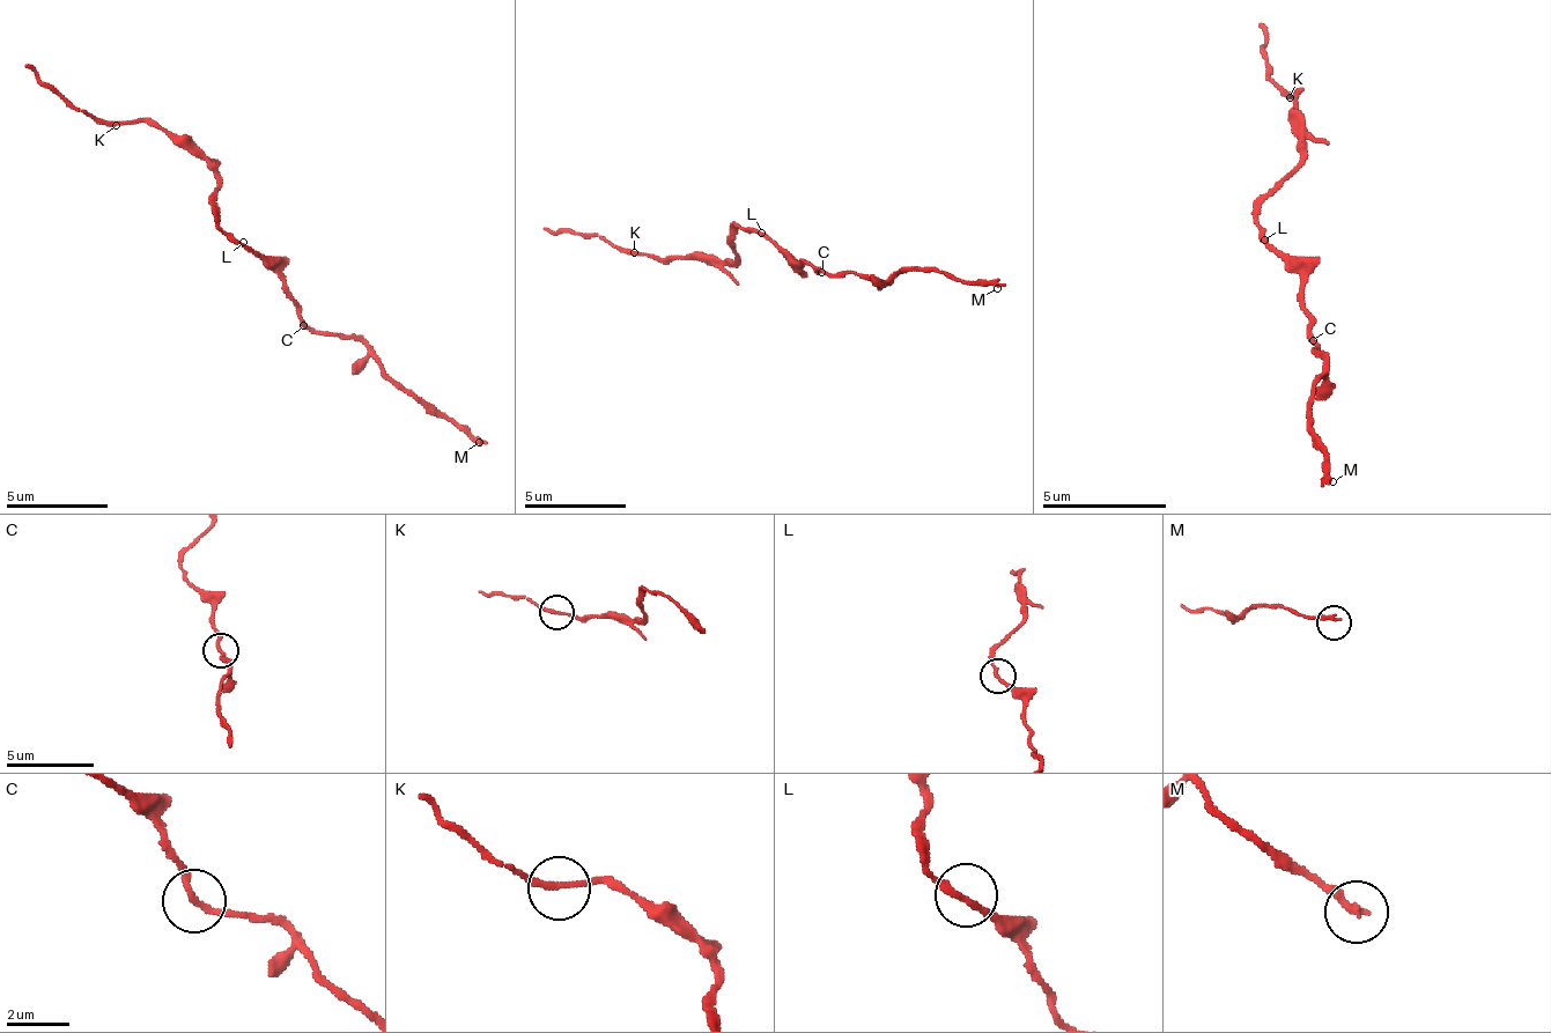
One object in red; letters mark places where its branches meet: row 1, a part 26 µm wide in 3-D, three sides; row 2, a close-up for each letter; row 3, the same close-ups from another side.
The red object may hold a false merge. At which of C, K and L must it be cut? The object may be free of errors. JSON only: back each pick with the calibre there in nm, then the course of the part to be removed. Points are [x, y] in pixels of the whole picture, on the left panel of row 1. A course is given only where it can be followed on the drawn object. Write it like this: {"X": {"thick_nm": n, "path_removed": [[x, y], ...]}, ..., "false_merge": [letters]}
{"false_merge": []}

